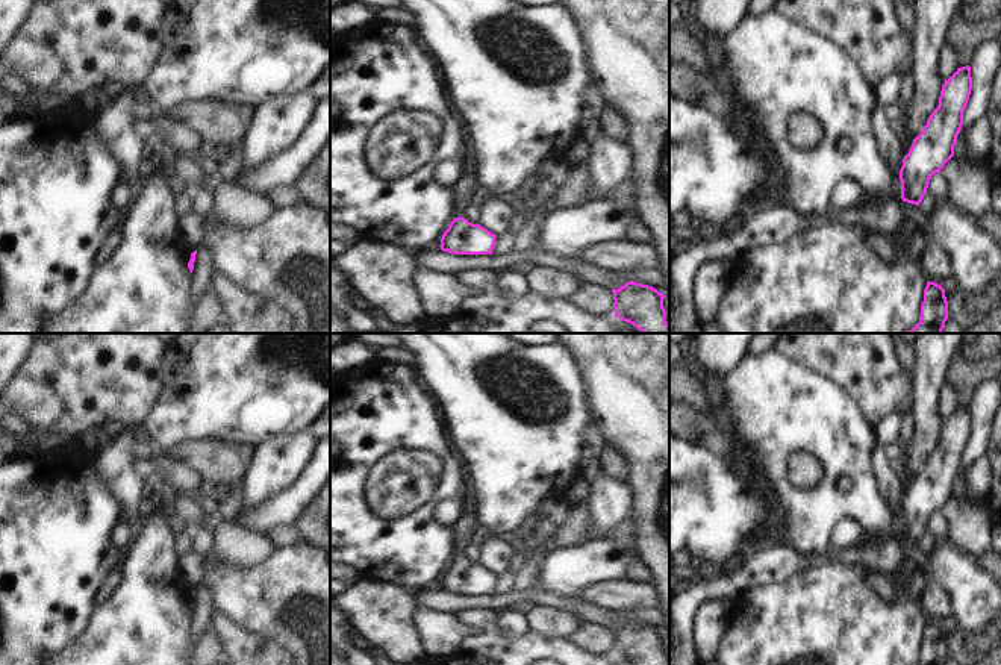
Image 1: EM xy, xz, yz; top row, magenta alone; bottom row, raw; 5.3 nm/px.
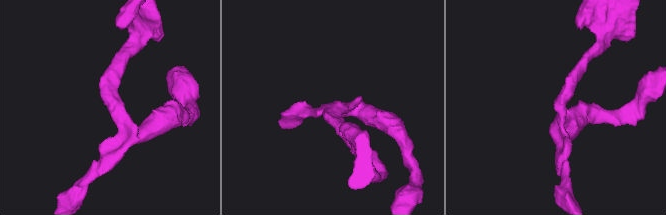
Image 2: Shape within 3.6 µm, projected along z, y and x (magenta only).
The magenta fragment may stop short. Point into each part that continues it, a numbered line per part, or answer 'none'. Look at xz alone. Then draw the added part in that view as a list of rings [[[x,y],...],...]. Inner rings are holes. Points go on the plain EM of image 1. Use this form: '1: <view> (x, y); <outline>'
1: xz (464, 524); [[[466,491],[465,498],[466,501],[463,506],[463,514],[454,523],[456,539],[454,539],[453,557],[462,556],[465,545],[469,542],[469,532],[472,529],[472,521],[476,520],[472,492]]]

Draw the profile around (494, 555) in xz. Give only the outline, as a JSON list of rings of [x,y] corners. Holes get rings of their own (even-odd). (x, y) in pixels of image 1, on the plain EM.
[[[480,538],[479,544],[480,556],[477,564],[497,576],[504,573],[507,570],[507,562],[515,554],[515,551],[503,541]]]

